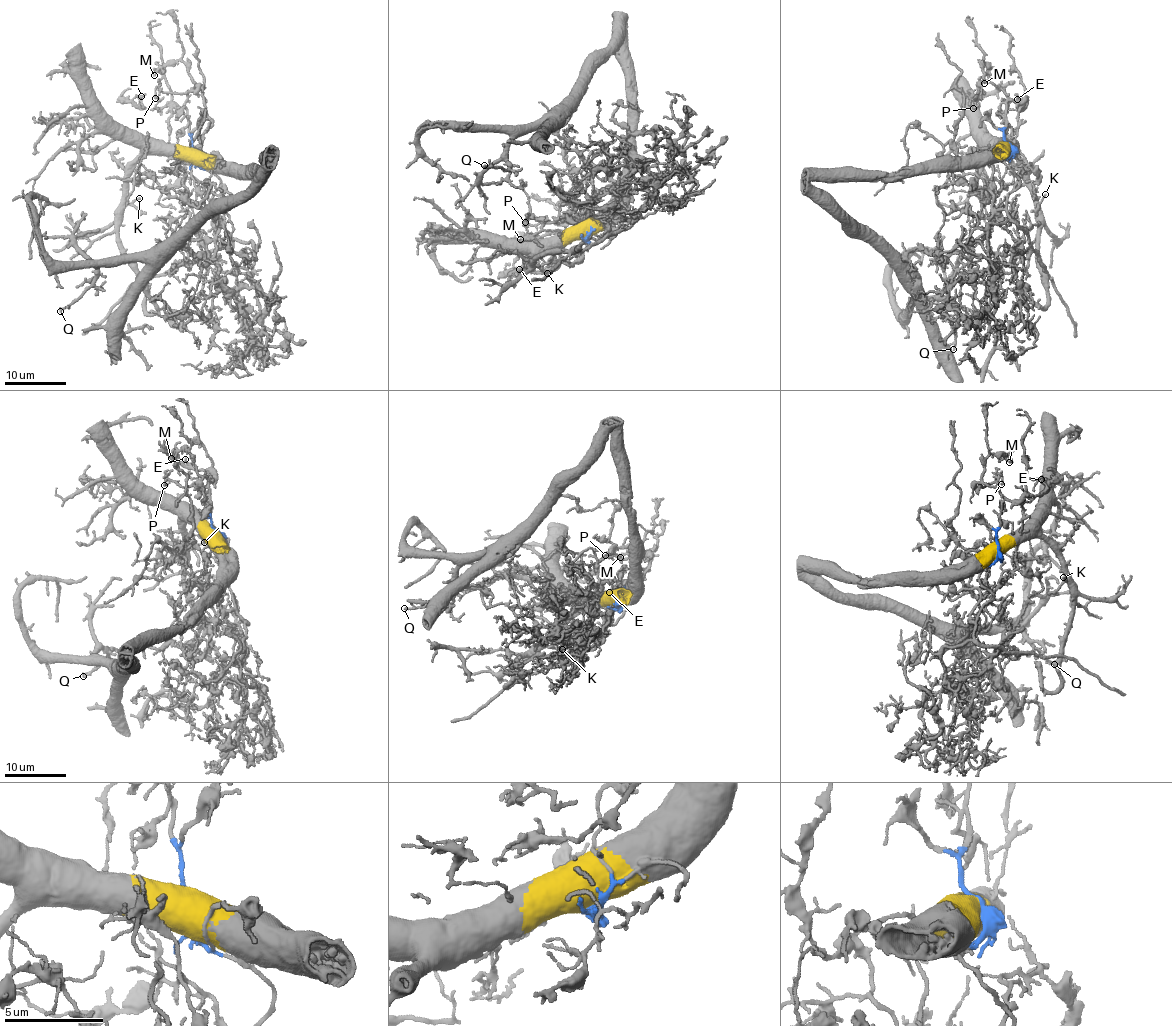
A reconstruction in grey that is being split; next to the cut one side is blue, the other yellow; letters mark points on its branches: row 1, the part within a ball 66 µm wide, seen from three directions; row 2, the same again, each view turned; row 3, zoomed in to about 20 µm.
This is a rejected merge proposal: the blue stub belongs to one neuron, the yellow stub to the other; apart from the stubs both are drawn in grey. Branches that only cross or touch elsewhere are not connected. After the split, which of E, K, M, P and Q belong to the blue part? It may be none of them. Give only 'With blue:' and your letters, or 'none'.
With blue: E, M, P

